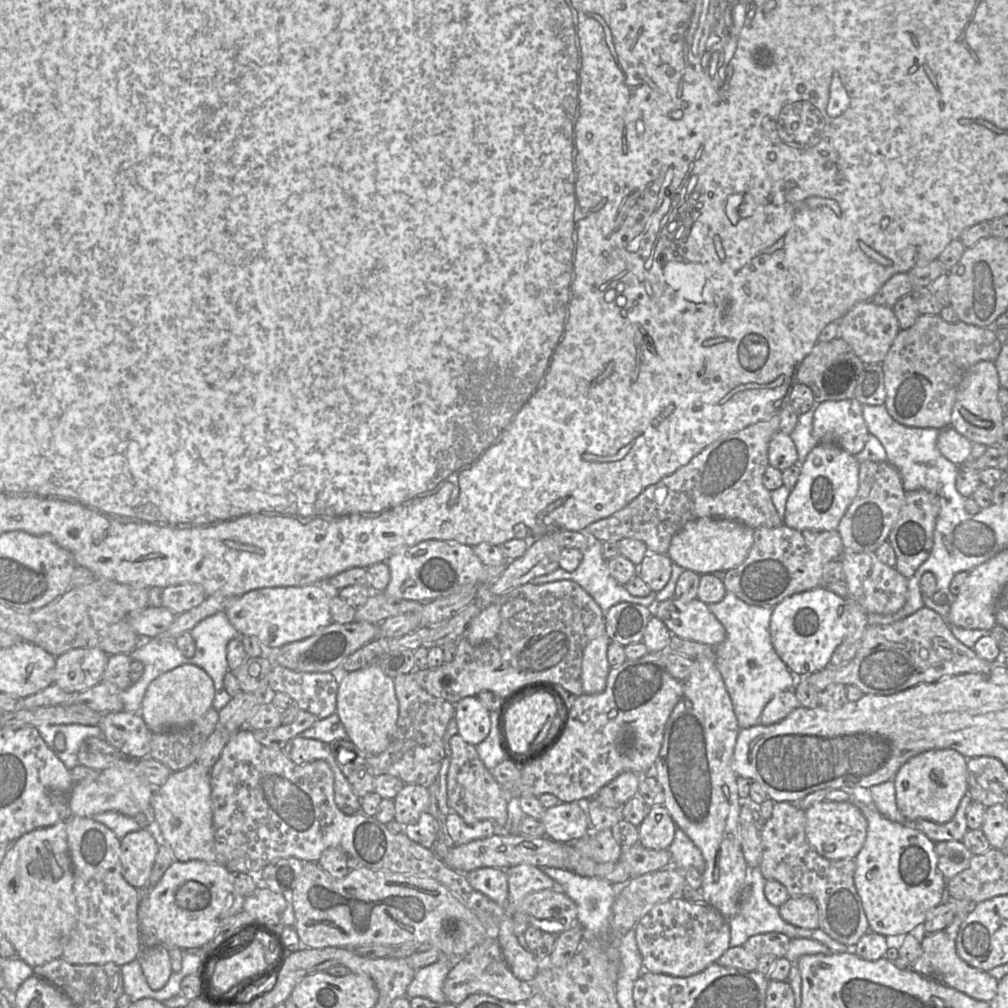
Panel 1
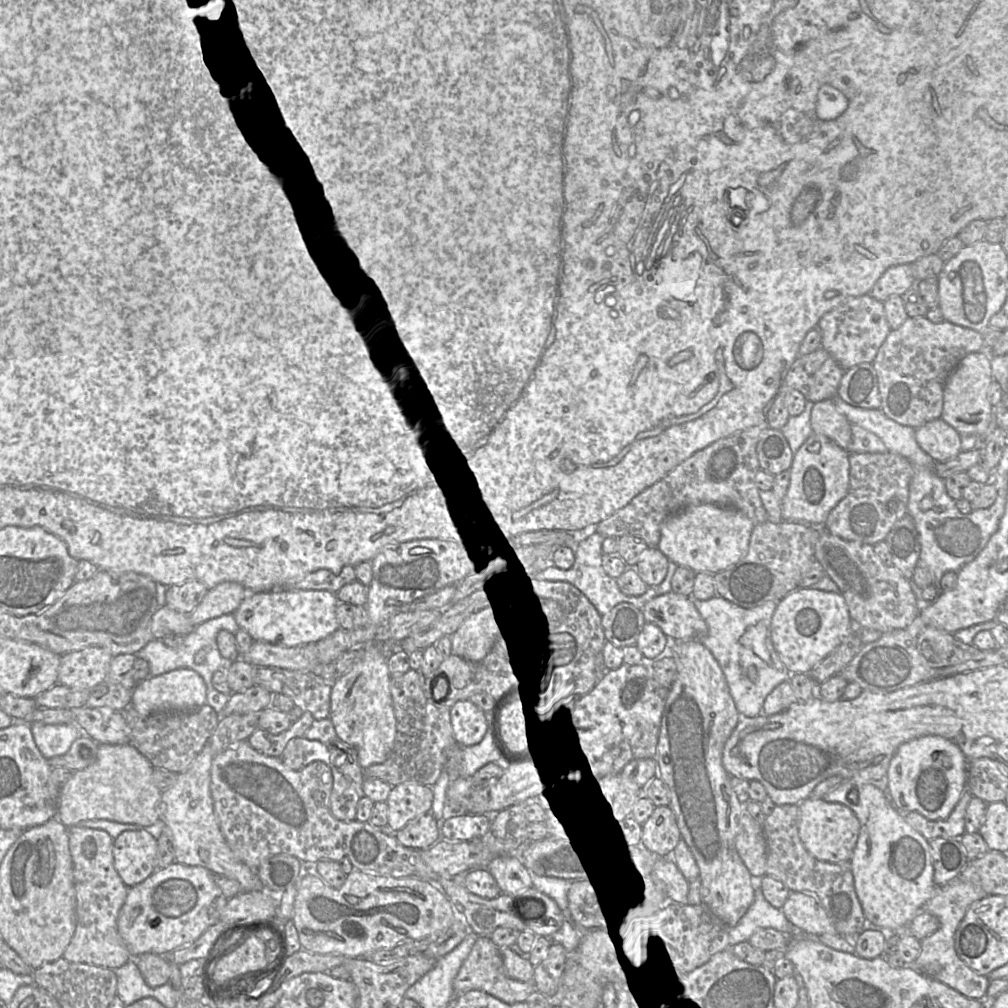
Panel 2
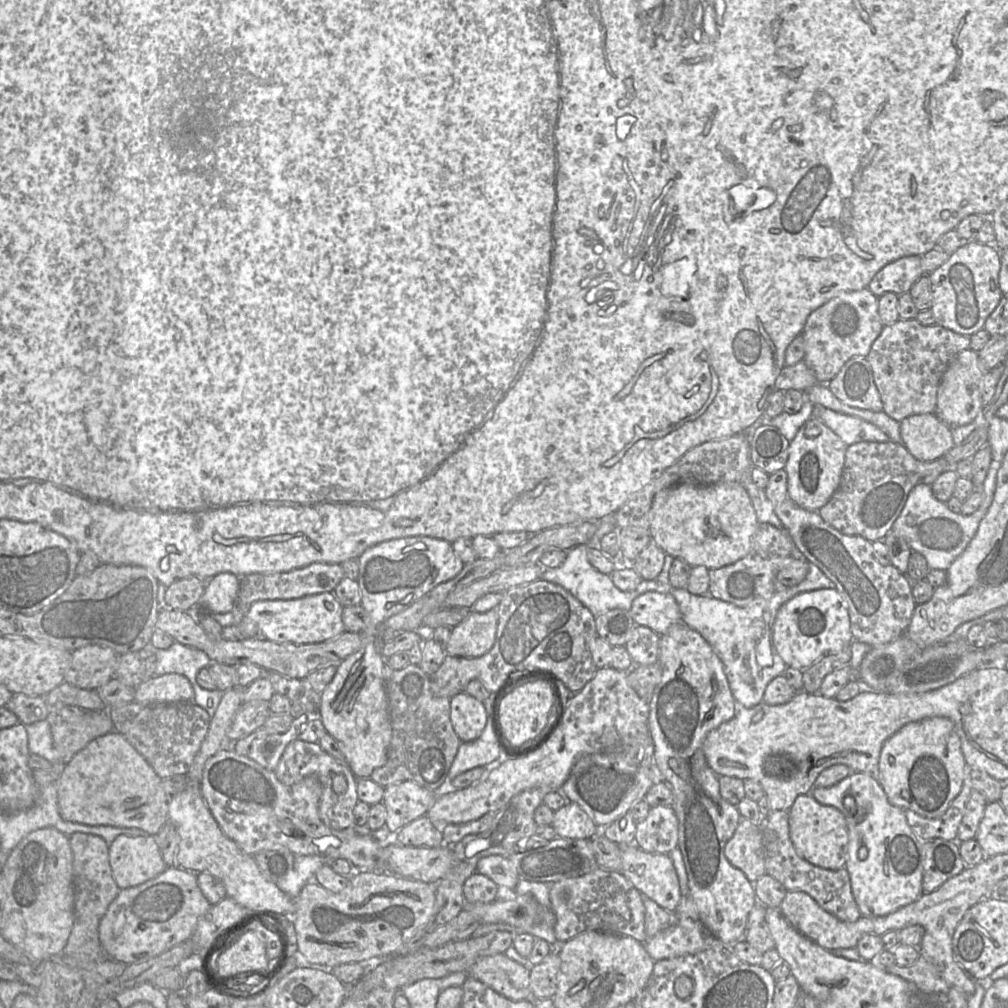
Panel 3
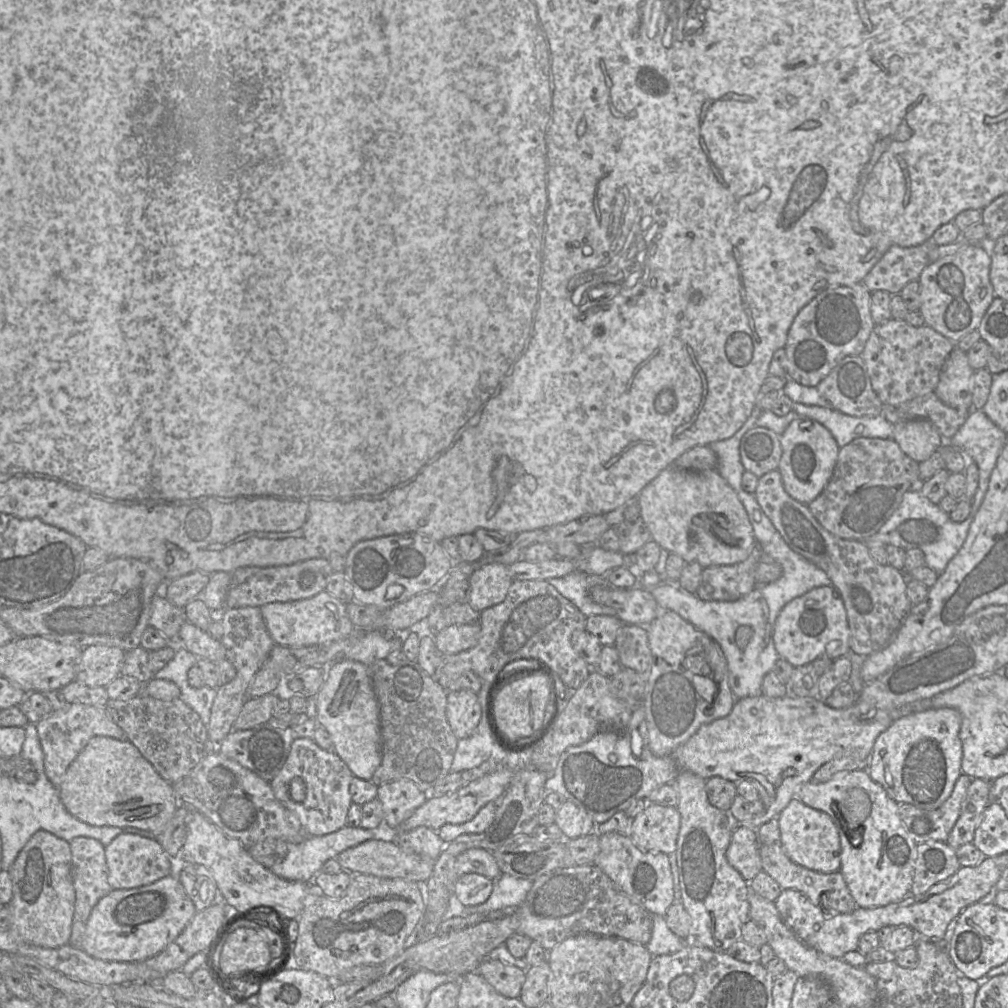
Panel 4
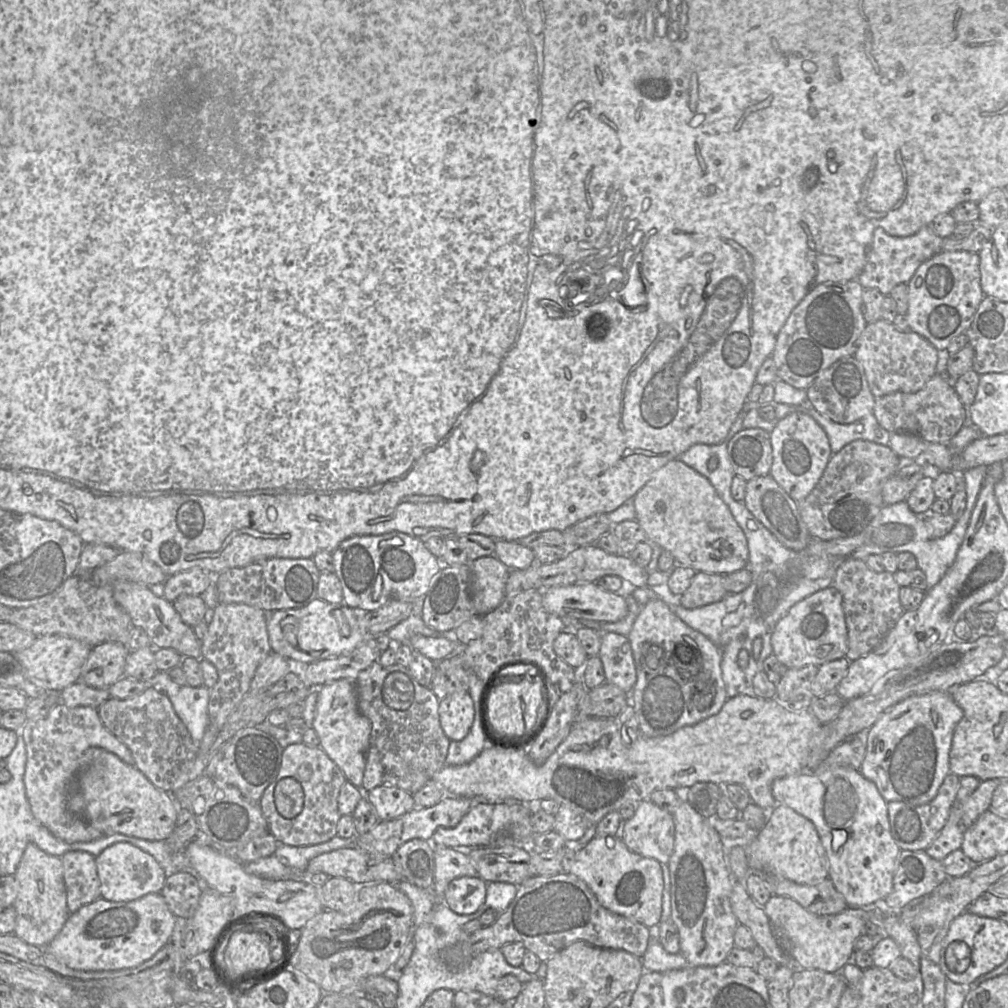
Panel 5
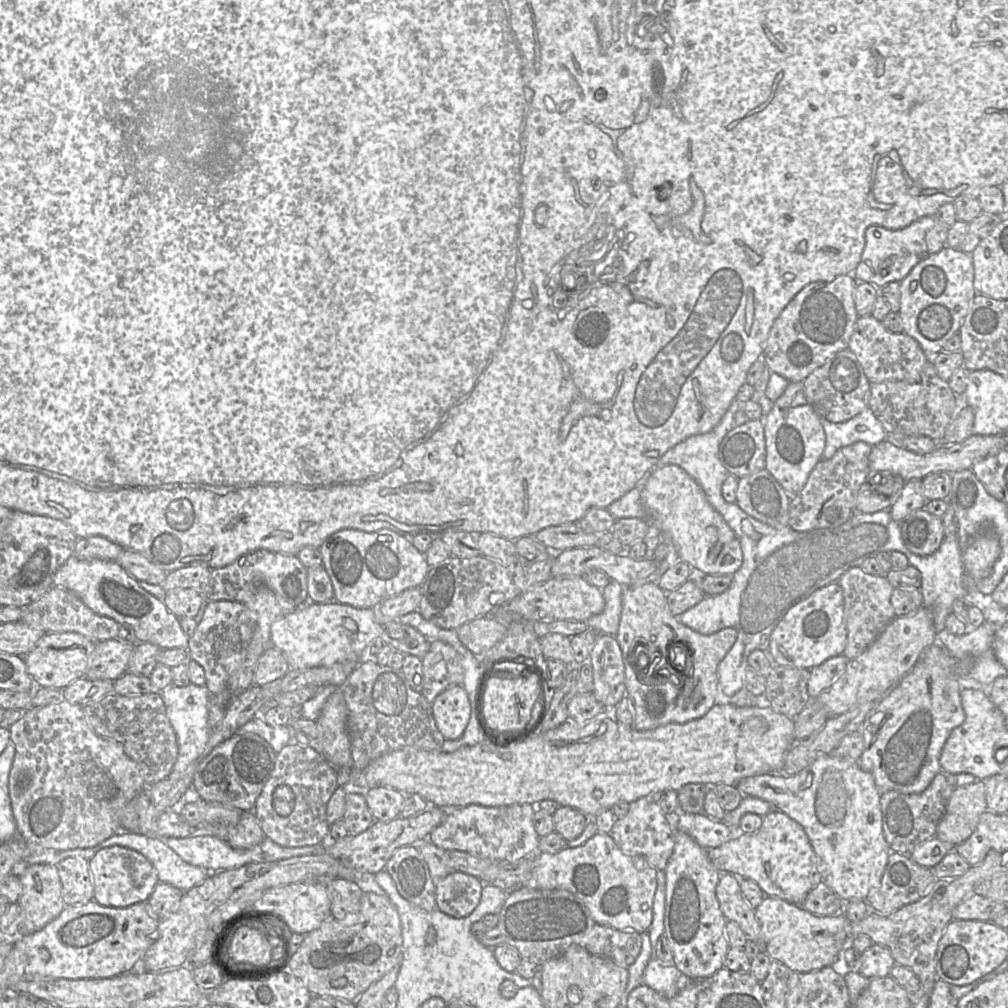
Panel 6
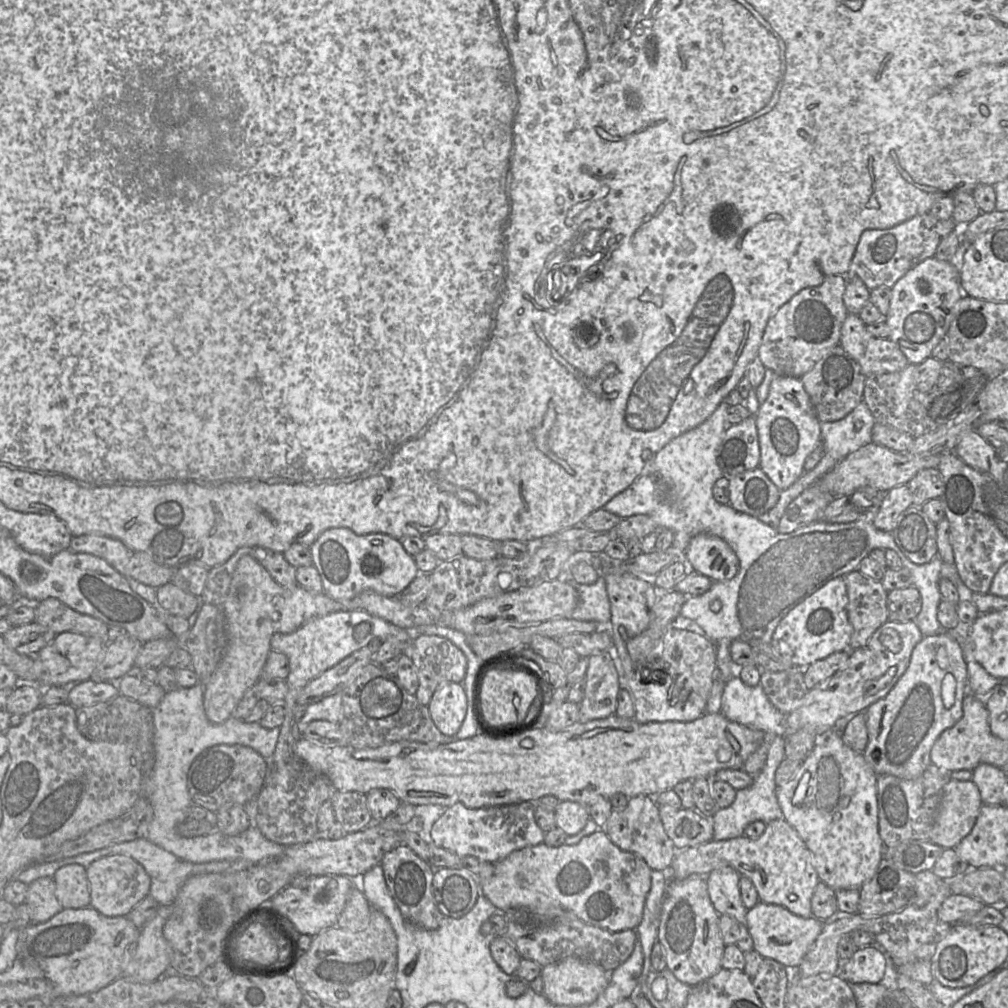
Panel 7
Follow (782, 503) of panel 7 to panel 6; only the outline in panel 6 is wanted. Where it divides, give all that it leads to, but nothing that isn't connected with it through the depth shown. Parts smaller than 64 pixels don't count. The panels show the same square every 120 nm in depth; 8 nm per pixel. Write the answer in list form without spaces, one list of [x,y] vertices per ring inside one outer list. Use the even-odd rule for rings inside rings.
[[[869,406],[845,422],[833,423],[820,417],[820,423],[826,436],[823,460],[832,458],[840,448],[858,441],[875,446],[886,440],[888,434]]]

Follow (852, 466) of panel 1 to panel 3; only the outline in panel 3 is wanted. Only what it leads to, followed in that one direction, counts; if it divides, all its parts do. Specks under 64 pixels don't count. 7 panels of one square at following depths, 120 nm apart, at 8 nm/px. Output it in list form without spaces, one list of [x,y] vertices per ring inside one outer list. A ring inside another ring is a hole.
[[[811,417],[798,430],[788,447],[787,488],[791,499],[809,511],[818,511],[839,487],[847,445],[819,418]]]

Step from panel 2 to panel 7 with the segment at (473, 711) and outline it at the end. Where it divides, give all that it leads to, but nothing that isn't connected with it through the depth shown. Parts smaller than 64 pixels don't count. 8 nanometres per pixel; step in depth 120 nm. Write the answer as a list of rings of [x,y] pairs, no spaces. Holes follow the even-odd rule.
[[[463,684],[441,685],[434,692],[428,709],[433,723],[442,734],[455,735],[467,713],[467,697]]]

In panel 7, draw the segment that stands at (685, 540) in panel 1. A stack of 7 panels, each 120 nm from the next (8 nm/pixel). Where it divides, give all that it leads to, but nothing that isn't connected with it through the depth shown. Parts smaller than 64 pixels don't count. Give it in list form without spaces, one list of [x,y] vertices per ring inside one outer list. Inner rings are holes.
[[[700,533],[689,542],[685,557],[696,572],[713,582],[730,580],[739,571],[739,560],[733,549],[723,539]]]

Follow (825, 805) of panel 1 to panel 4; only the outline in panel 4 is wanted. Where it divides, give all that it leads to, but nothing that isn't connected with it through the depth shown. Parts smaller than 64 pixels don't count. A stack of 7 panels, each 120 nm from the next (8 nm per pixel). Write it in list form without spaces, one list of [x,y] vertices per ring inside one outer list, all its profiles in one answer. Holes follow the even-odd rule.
[[[794,797],[778,815],[781,842],[785,854],[794,863],[820,873],[840,870],[841,846],[838,829],[832,818]]]

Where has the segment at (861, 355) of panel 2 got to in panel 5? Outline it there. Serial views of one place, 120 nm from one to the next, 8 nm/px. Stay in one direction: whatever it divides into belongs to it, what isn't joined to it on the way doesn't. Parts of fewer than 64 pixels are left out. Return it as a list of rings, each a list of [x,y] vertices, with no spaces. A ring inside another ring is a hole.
[[[857,279],[825,282],[809,291],[791,311],[779,331],[772,357],[777,379],[806,390],[833,363],[854,356],[857,341],[867,325],[862,312],[864,287]]]

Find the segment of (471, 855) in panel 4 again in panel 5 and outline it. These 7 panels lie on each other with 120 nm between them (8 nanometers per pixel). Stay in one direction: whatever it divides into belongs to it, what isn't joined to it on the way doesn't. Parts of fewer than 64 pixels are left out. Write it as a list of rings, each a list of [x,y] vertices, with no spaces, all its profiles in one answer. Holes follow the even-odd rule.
[[[434,846],[434,884],[432,892],[443,899],[448,884],[461,876],[478,876],[468,854],[446,846]]]

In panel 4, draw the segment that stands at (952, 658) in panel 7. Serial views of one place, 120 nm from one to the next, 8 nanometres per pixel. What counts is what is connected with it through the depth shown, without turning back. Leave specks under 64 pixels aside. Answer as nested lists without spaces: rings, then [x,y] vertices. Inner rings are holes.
[[[953,708],[928,709],[896,719],[875,740],[868,760],[869,776],[897,803],[911,804],[922,810],[937,809],[949,798],[962,774],[962,742],[959,736],[961,723],[960,712]]]

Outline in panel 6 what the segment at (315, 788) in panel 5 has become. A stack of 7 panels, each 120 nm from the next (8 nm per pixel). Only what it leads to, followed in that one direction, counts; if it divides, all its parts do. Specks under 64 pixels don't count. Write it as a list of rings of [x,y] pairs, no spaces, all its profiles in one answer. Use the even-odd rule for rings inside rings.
[[[292,741],[277,753],[271,776],[258,796],[252,812],[266,837],[280,846],[303,847],[324,844],[328,841],[330,831],[326,809],[338,787],[338,769],[315,749]],[[280,785],[289,786],[295,796],[293,811],[285,817],[278,815],[273,808],[273,793]]]

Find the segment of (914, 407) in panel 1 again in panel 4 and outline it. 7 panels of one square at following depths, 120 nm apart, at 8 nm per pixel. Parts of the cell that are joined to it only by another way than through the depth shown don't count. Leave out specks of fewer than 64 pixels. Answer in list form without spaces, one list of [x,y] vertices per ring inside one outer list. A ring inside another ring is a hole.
[[[890,319],[875,325],[860,356],[882,403],[894,406],[935,392],[942,367],[955,348],[955,342],[928,325],[915,327],[905,320]]]

